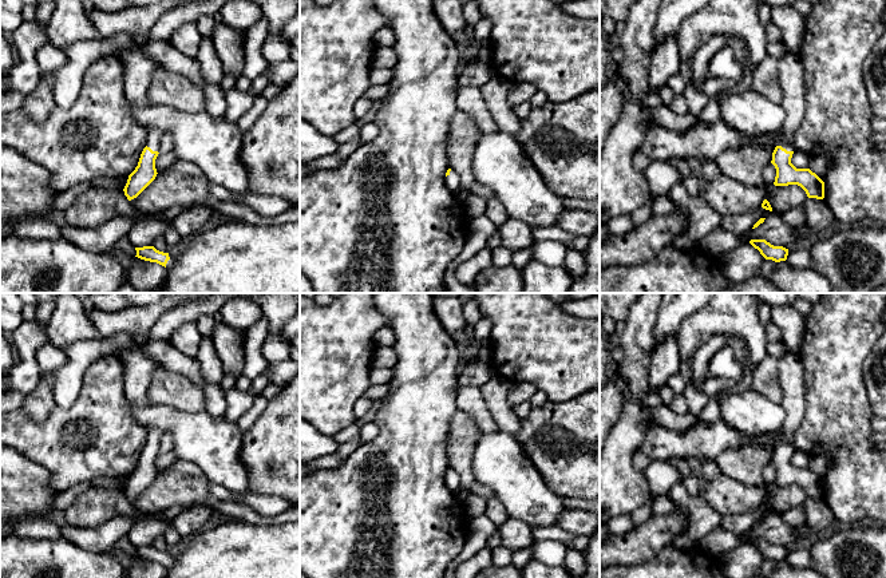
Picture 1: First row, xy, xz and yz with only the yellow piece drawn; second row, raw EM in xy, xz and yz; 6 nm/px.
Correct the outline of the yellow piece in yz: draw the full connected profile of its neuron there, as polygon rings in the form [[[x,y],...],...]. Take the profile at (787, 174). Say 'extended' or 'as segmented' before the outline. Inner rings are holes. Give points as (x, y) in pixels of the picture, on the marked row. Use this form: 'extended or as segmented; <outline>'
extended; [[[788,51],[778,59],[782,98],[779,103],[786,110],[786,123],[780,143],[772,153],[771,163],[776,169],[775,186],[800,186],[808,198],[824,198],[824,182],[810,169],[796,169],[791,163],[795,151],[792,135],[799,128],[806,110],[803,90],[803,64],[799,54]]]

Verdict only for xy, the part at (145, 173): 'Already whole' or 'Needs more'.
Needs more

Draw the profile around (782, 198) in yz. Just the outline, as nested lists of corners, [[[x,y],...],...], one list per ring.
[[[770,183],[764,186],[766,198],[774,213],[784,214],[786,211],[802,207],[808,198],[806,191],[798,185],[775,186]]]

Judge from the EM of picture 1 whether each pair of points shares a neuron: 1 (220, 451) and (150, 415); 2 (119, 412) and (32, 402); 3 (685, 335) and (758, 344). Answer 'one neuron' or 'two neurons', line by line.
1: one neuron
2: two neurons
3: one neuron

